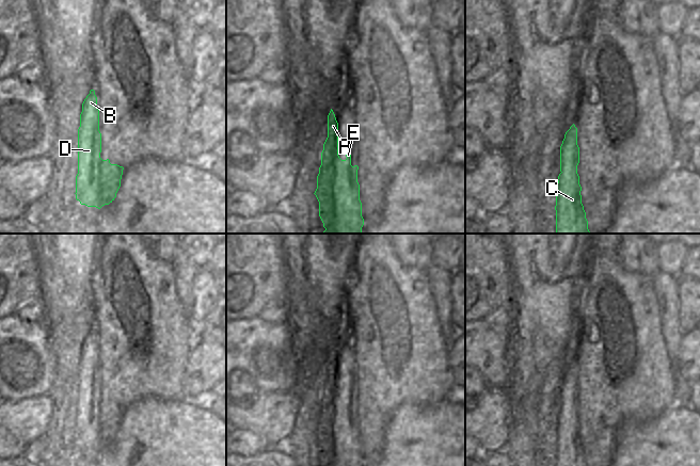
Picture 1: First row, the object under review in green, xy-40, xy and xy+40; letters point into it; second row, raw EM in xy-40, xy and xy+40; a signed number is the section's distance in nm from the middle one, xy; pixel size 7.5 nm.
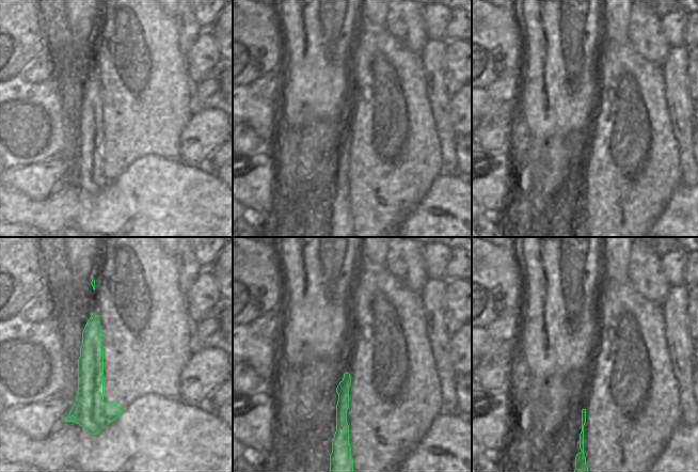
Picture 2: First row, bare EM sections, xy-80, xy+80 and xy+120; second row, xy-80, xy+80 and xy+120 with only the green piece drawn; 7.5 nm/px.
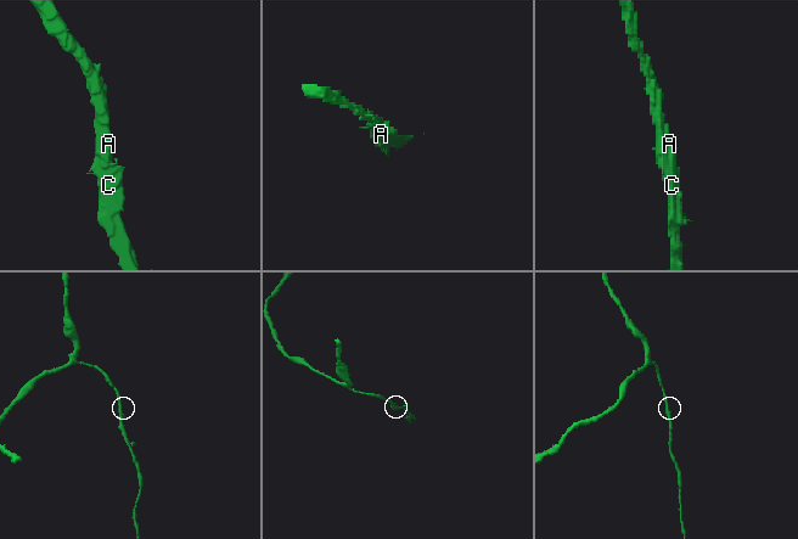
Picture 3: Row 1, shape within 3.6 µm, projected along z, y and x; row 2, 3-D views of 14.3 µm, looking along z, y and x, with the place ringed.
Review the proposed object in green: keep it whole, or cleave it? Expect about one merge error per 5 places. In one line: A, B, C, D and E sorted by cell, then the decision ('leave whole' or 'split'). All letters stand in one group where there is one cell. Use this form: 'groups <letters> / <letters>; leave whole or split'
groups A B C D E; leave whole

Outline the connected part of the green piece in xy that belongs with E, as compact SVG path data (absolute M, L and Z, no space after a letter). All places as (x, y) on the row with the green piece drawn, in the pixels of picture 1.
M331 109L328 115L328 138L323 144L314 193L325 228L323 234L362 234L364 219L357 182L359 166L351 165L350 151L345 155L346 160L338 156L338 123Z

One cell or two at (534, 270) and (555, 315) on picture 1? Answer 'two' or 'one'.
one

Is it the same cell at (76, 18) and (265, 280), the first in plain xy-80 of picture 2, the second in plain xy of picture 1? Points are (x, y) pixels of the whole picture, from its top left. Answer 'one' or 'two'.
two

